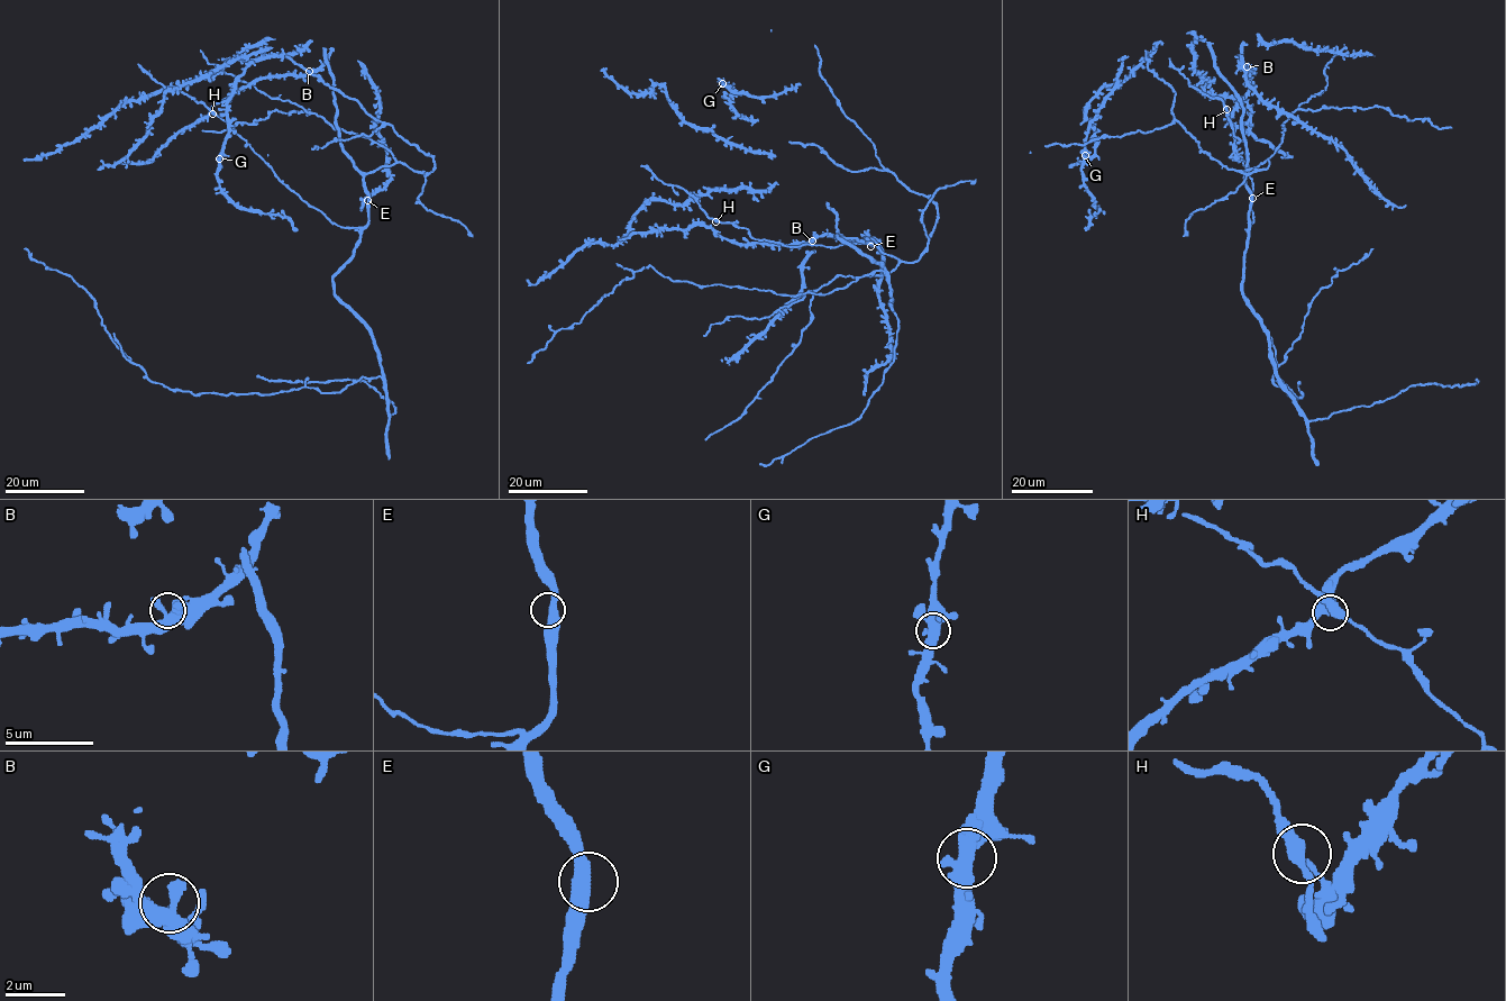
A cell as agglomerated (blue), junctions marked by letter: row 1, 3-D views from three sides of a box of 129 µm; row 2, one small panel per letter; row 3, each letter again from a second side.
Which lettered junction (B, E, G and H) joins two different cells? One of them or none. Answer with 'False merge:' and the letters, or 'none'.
False merge: none

